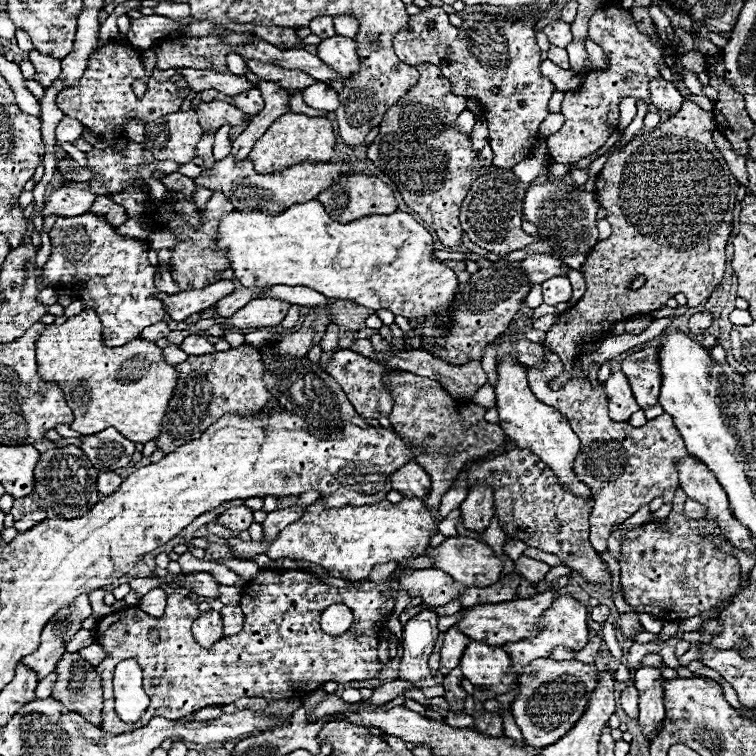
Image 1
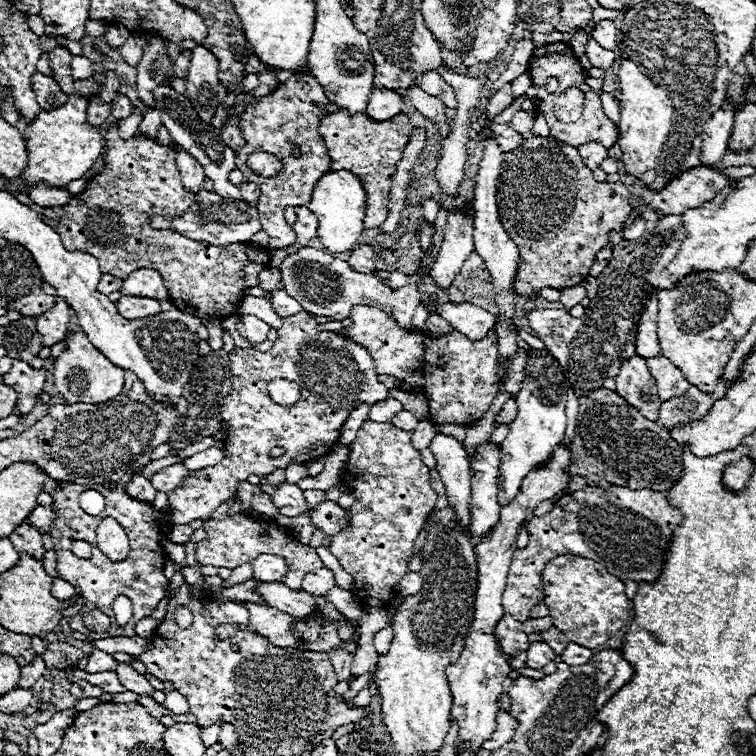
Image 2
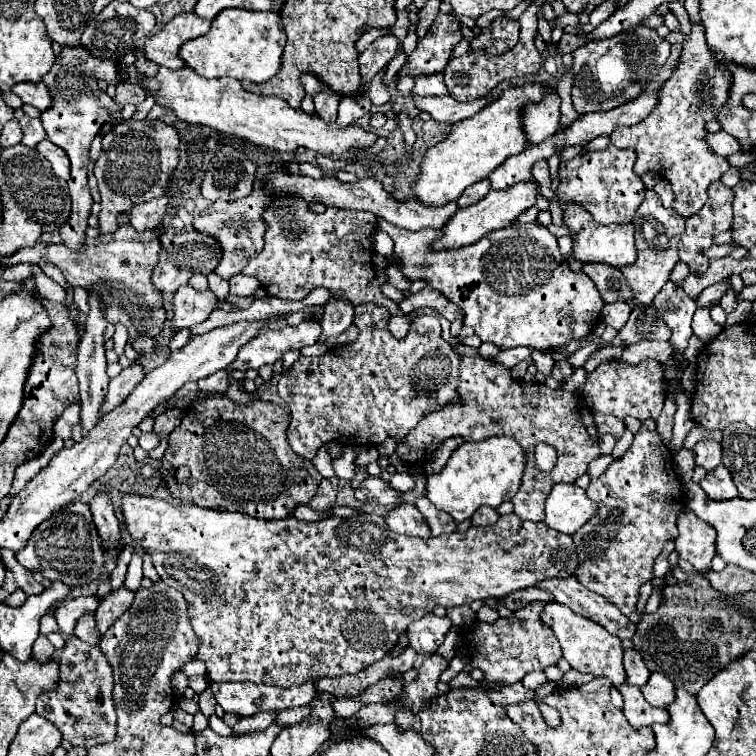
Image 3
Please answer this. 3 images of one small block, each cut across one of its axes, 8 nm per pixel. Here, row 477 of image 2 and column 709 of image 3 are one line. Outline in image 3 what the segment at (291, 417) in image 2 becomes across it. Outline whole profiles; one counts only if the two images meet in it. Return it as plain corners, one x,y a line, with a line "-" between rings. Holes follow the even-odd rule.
720,180
714,182
708,188
708,202
702,206
700,212
696,212
692,218
686,220
686,230
678,242
678,256
682,262
686,262
690,266
690,272
696,276
702,276
710,266
710,258
704,256
702,252
714,244
714,236
718,232
724,232
732,226
732,194
734,192
730,188
726,188

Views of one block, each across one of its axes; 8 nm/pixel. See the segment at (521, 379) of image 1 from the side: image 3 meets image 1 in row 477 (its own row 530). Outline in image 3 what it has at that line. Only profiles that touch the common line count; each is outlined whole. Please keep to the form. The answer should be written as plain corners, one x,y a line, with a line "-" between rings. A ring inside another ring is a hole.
556,484
546,498
546,520
562,534
574,534
596,514
596,504
576,484

